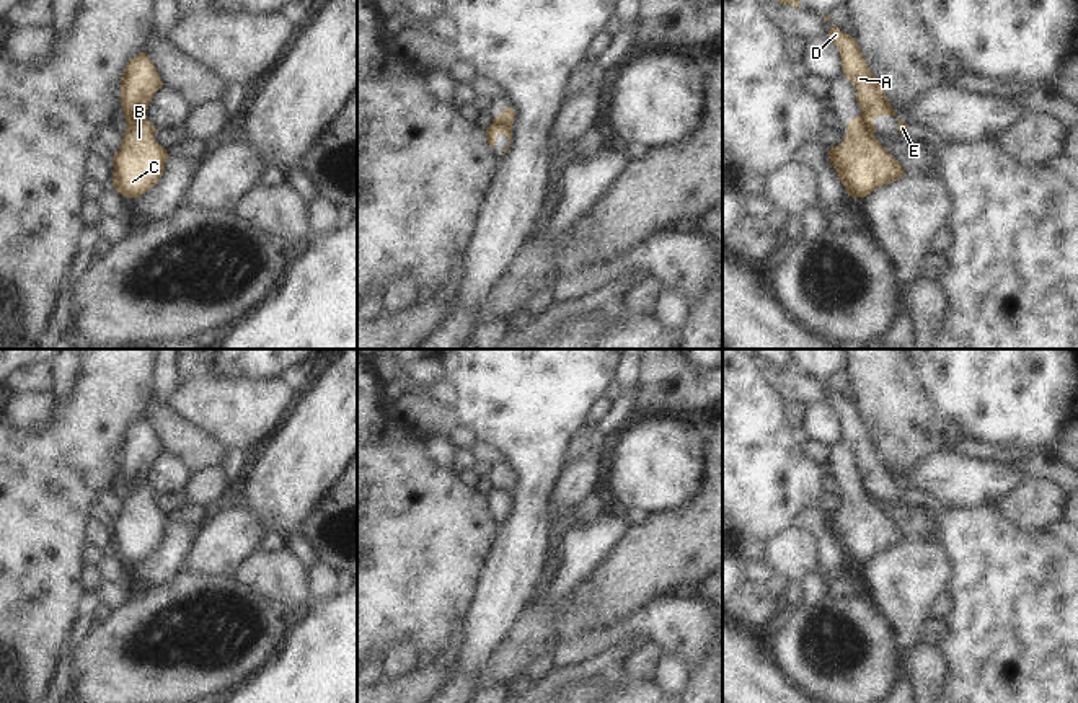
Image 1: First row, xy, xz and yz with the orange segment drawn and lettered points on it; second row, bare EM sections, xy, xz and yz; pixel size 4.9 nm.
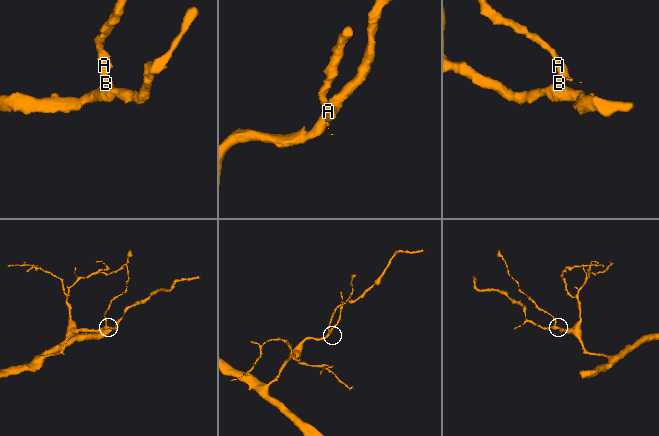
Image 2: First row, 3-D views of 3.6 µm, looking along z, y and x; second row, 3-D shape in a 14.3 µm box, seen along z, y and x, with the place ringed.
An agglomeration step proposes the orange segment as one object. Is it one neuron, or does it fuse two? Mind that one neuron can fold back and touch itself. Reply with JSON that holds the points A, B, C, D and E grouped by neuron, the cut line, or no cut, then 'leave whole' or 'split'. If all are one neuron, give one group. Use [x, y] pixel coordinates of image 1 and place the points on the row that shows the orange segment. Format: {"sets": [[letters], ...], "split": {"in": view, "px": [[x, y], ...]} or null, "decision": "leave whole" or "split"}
{"sets": [["A", "D", "E"], ["B", "C"]], "split": {"in": "yz", "px": [[860, 114], [861, 121], [873, 132]]}, "decision": "split"}

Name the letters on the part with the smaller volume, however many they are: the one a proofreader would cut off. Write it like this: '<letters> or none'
A, D, E

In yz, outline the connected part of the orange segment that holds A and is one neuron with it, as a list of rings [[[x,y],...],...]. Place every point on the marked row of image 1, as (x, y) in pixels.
[[[833,24],[827,36],[833,41],[840,52],[843,75],[856,88],[856,101],[859,104],[864,126],[871,132],[876,132],[874,117],[895,116],[894,108],[890,106],[879,82],[871,73],[856,39],[845,34]]]

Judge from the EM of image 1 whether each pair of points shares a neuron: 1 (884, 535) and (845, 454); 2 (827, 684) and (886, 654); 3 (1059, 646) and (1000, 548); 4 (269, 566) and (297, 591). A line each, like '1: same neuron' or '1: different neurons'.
1: same neuron
2: same neuron
3: same neuron
4: same neuron

